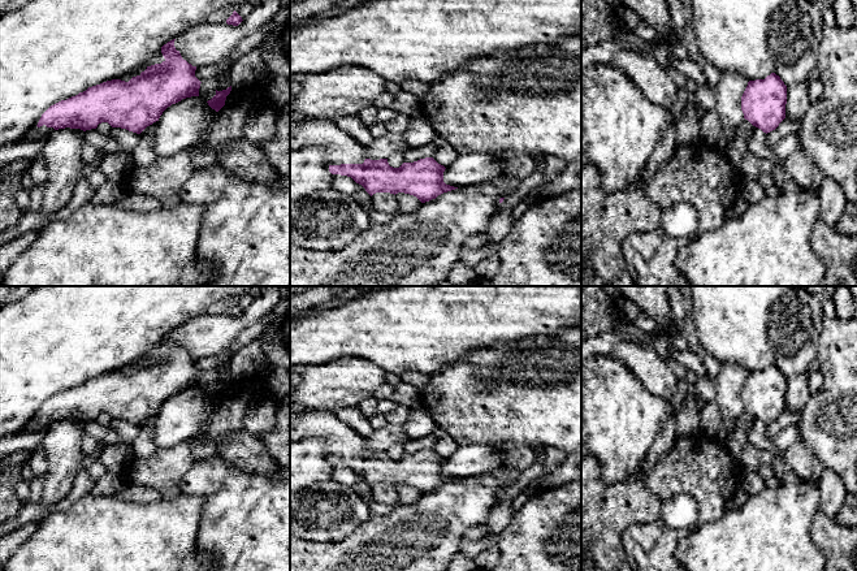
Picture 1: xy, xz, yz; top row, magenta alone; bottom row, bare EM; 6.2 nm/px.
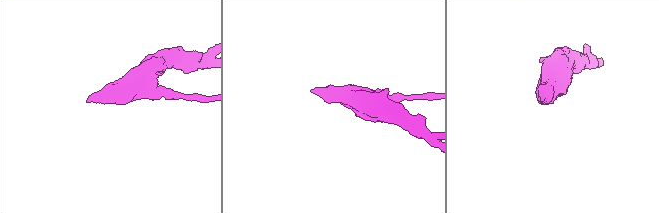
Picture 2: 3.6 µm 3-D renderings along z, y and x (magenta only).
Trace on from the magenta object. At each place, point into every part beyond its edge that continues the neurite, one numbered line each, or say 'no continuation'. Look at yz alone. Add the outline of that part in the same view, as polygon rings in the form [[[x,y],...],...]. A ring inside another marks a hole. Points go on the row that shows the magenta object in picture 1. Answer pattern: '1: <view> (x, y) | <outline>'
no continuation

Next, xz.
1: xz (340, 147) | [[[308,118],[290,125],[290,151],[310,146],[325,151],[328,165],[363,164],[367,159],[364,144],[328,118]]]

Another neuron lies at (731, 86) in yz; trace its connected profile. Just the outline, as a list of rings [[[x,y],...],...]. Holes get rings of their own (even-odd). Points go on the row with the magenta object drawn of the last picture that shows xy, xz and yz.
[[[735,72],[720,73],[715,87],[717,104],[722,129],[736,130],[744,120],[741,96],[748,86],[748,79]]]

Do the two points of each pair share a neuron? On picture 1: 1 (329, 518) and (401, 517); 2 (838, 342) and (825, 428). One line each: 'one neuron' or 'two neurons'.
1: two neurons
2: one neuron

